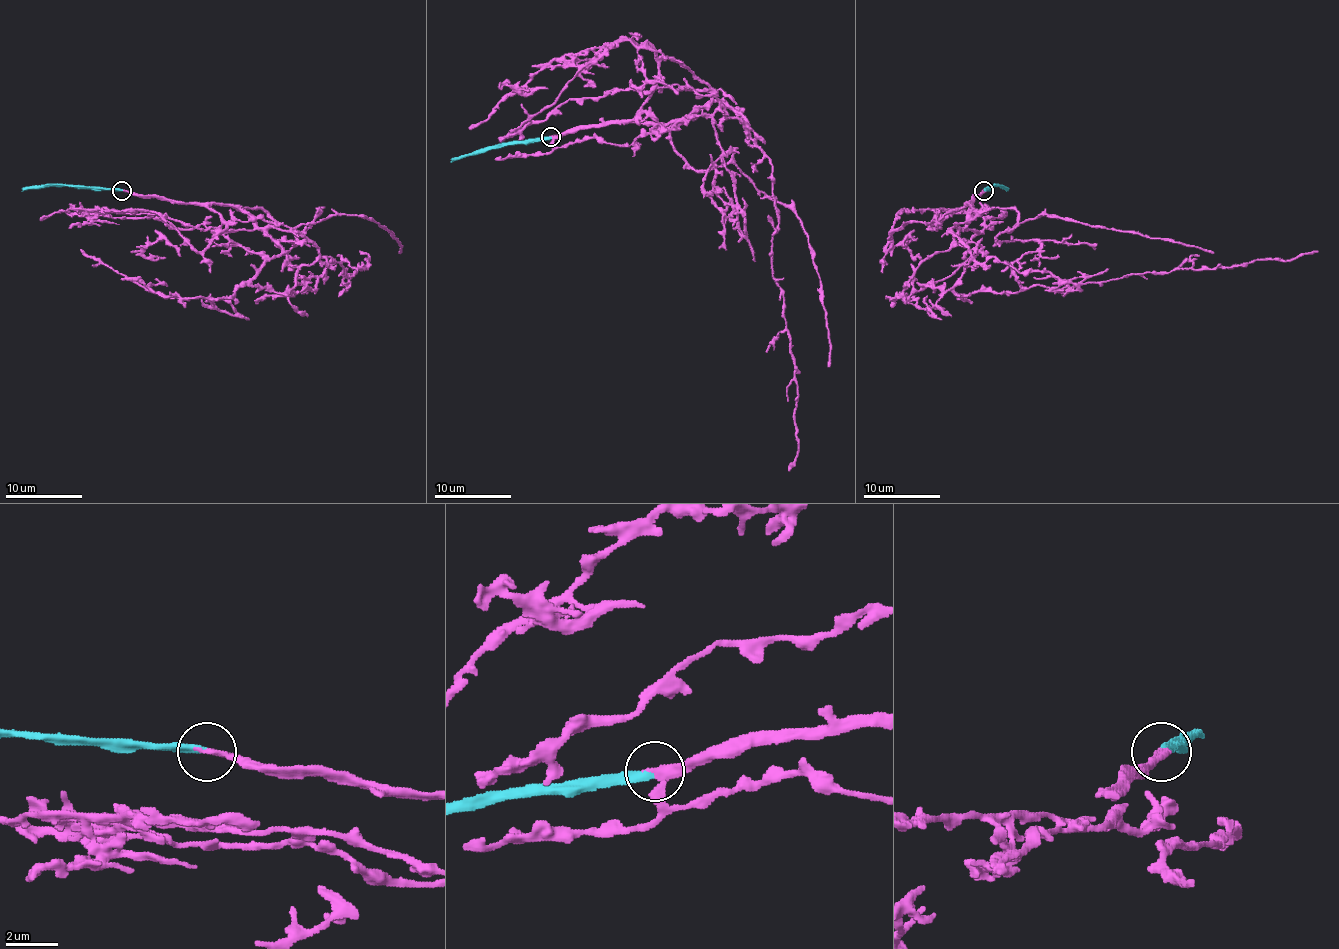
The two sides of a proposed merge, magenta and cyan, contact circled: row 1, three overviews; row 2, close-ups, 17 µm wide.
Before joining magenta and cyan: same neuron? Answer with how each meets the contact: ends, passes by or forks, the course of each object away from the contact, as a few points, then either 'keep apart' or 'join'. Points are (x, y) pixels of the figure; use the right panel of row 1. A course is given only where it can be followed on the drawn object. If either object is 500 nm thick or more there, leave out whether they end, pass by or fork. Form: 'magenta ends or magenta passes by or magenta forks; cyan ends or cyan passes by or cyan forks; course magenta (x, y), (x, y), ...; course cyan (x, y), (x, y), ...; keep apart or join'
magenta ends; cyan ends; course magenta (984, 191), (971, 202), (971, 220), (949, 231), (980, 262), (996, 258), (1075, 283), (1318, 251); course cyan (984, 191), (992, 185), (1009, 189); join

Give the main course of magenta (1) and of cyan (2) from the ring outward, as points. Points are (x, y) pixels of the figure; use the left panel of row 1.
1: (121, 191), (239, 206), (260, 227), (299, 231), (343, 268), (343, 283), (368, 264), (359, 251)
2: (121, 191), (63, 185), (21, 189)

